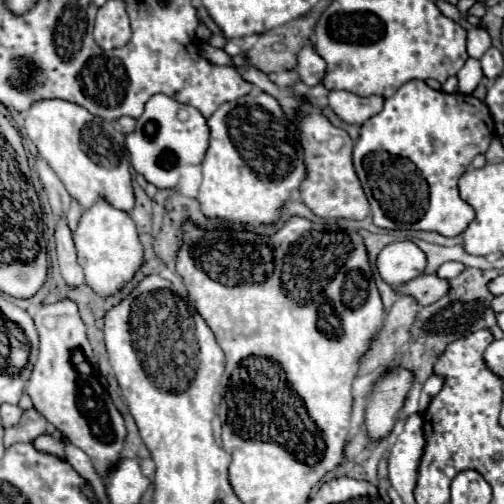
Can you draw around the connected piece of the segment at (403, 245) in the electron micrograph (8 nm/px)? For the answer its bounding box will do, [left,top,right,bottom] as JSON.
[378,240,426,284]

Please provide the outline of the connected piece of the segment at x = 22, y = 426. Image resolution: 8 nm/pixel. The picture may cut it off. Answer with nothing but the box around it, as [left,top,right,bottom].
[4,408,48,448]

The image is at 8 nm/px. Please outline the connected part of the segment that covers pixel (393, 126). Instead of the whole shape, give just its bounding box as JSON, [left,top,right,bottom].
[354,80,494,236]

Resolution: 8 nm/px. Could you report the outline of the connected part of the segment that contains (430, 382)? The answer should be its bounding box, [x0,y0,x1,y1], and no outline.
[420,374,444,414]

